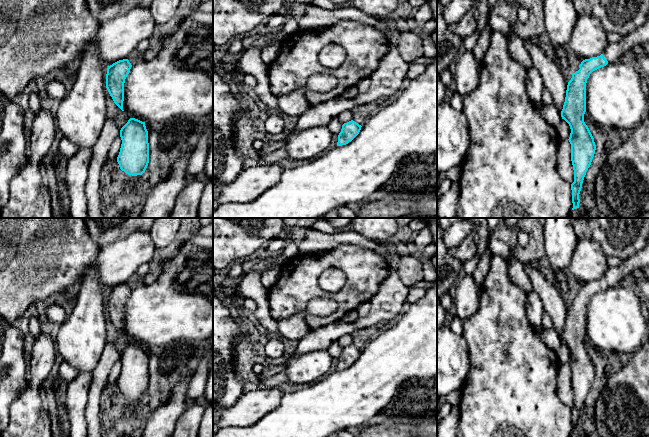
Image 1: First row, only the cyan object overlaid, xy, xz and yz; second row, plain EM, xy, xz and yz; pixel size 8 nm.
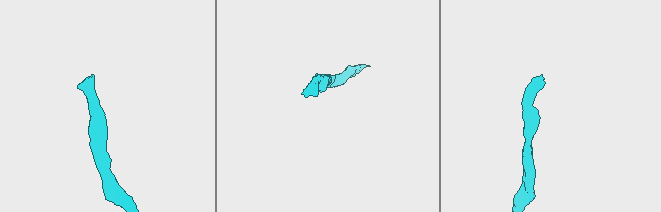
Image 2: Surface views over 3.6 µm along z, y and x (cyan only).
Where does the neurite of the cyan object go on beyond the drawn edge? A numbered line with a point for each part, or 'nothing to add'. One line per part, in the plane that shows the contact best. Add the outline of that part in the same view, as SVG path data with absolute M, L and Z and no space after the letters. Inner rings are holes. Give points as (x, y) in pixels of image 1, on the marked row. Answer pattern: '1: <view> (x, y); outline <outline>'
1: yz (612, 53); outline M649 12L645 23L636 30L624 35L617 43L608 43L603 52L608 63L616 62L627 52L632 52L635 46L649 42Z

